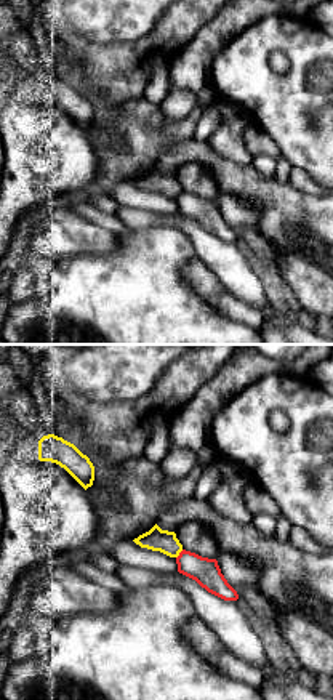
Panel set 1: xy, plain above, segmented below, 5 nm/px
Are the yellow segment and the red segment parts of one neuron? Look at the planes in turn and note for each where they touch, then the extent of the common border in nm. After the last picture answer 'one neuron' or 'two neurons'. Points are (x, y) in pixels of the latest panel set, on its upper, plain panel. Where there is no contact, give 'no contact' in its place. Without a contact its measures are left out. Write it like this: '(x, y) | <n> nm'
(178, 196) | 60 nm

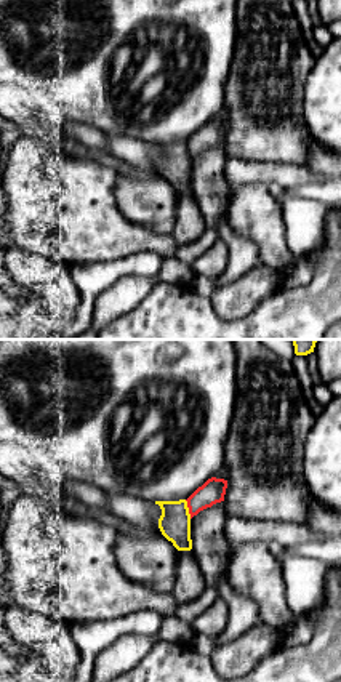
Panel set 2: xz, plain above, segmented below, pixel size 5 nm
(188, 151) | 100 nm

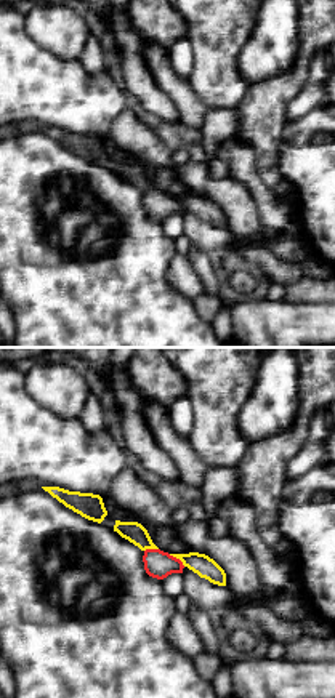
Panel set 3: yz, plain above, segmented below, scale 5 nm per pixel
(177, 199) | 110 nm

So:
two neurons

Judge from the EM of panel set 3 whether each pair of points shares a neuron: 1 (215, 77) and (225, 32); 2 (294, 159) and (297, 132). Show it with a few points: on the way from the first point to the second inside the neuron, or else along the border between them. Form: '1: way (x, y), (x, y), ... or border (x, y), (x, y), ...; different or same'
1: way (215, 66), (217, 44); same
2: way (297, 152), (297, 138); same

